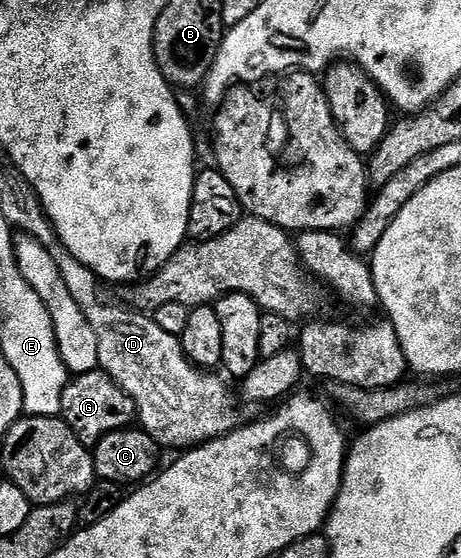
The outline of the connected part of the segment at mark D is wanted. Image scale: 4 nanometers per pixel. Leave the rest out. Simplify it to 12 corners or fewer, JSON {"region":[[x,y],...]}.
{"region":[[108,309],[99,368],[162,447],[253,420],[143,312]]}

